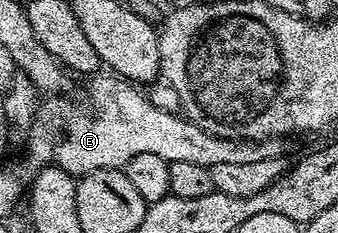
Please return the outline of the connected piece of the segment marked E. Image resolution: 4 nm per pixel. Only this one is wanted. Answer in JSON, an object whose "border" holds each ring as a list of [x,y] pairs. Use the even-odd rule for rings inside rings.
{"border":[[[99,75],[94,78],[91,90],[87,93],[87,101],[91,104],[91,113],[66,101],[66,96],[55,95],[44,100],[40,104],[35,122],[30,131],[25,134],[27,141],[27,158],[23,165],[28,169],[28,174],[34,175],[47,165],[55,165],[58,169],[64,169],[66,173],[78,179],[85,173],[101,171],[102,169],[123,169],[133,155],[161,155],[168,163],[201,163],[205,166],[217,163],[257,163],[257,159],[269,159],[270,157],[284,156],[284,142],[279,139],[265,141],[241,141],[230,137],[218,137],[201,127],[197,127],[192,121],[179,113],[170,113],[154,106],[146,92],[138,93],[132,82],[118,75]]]}

